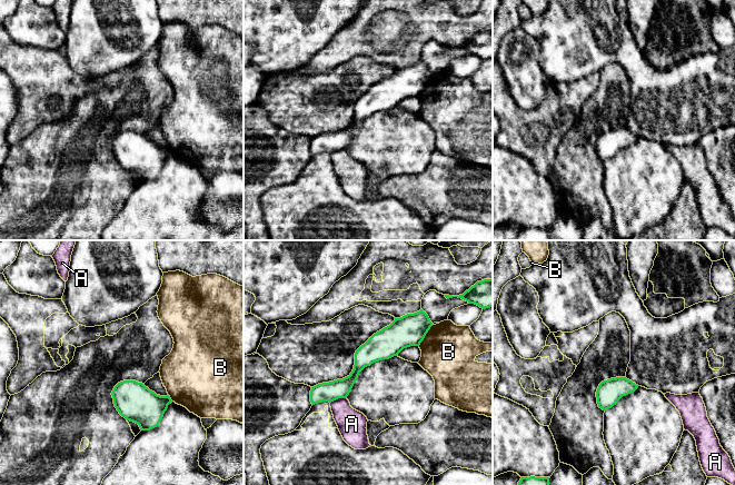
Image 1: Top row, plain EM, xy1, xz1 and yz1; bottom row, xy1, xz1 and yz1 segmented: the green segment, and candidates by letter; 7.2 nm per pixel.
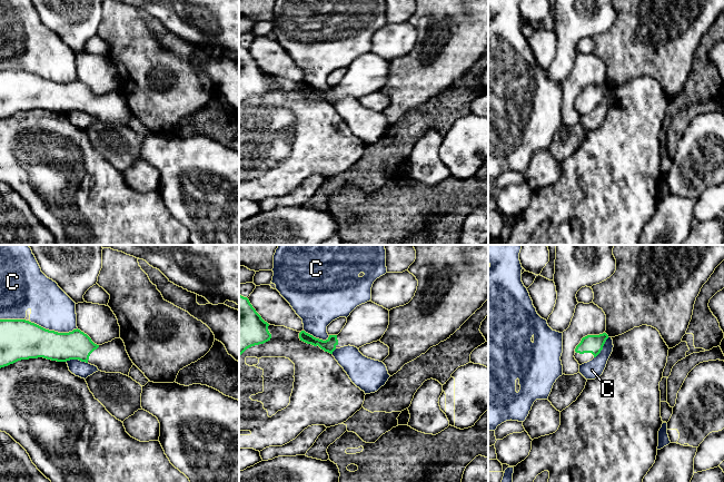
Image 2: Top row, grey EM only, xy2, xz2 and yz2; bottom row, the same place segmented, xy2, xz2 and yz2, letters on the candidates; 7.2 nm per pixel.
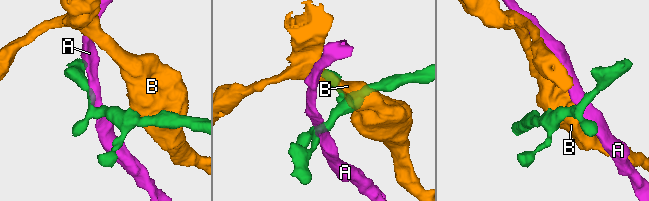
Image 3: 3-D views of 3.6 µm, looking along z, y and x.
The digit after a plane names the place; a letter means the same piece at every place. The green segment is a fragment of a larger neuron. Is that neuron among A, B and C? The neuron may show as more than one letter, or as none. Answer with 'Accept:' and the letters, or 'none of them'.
Accept: none of them

